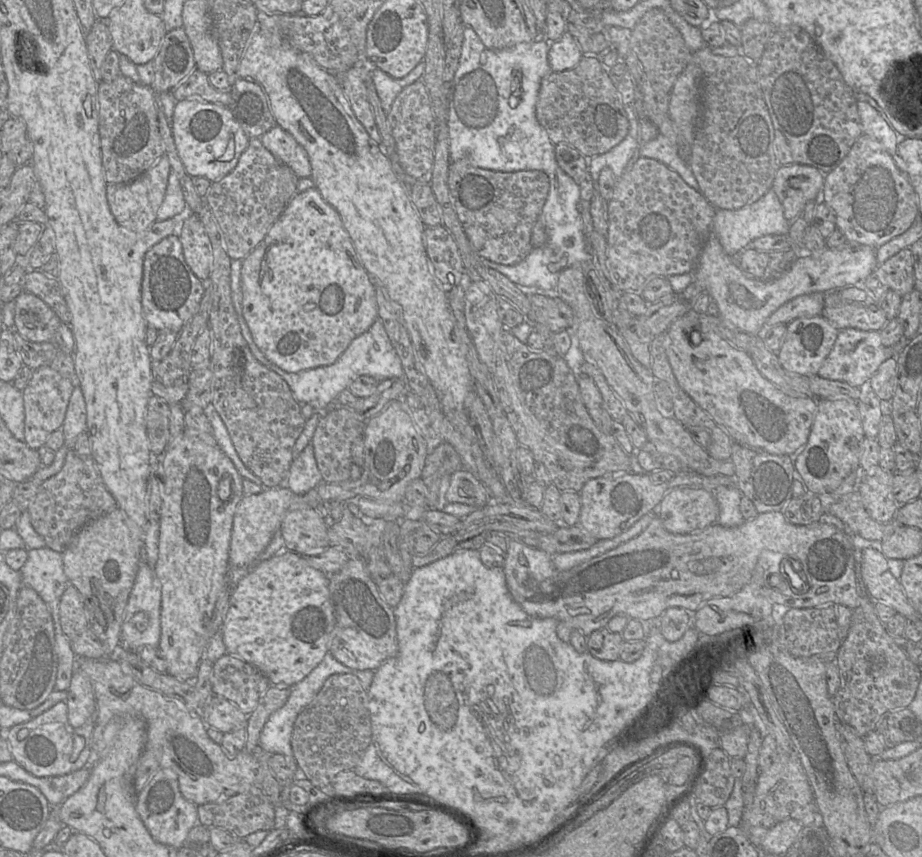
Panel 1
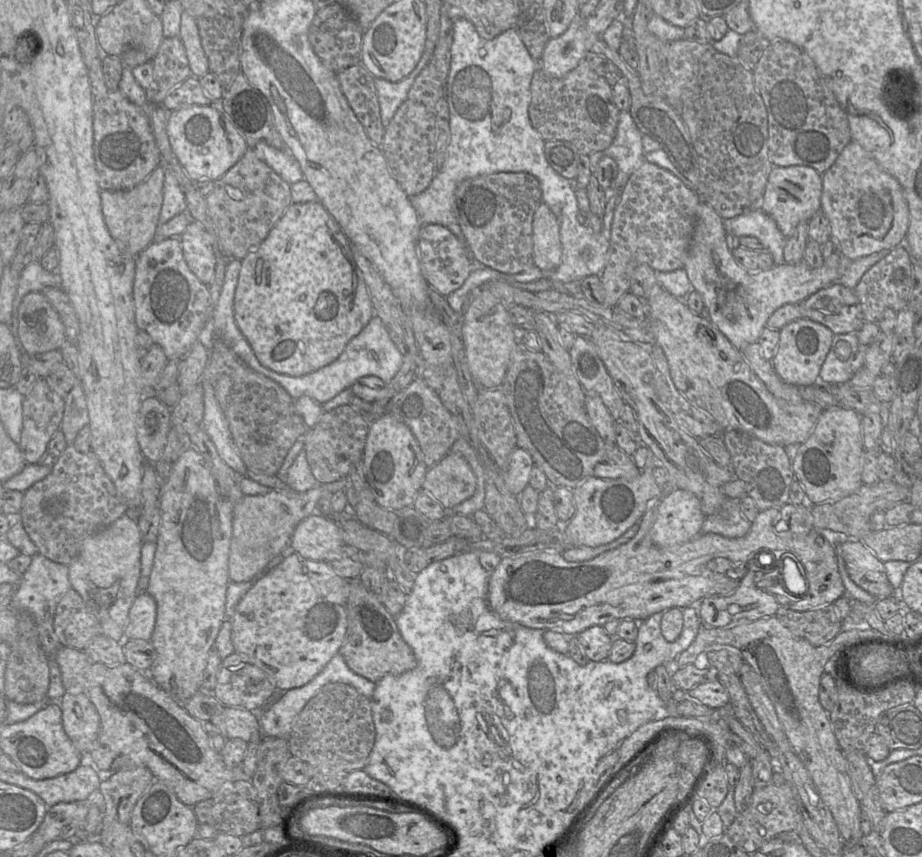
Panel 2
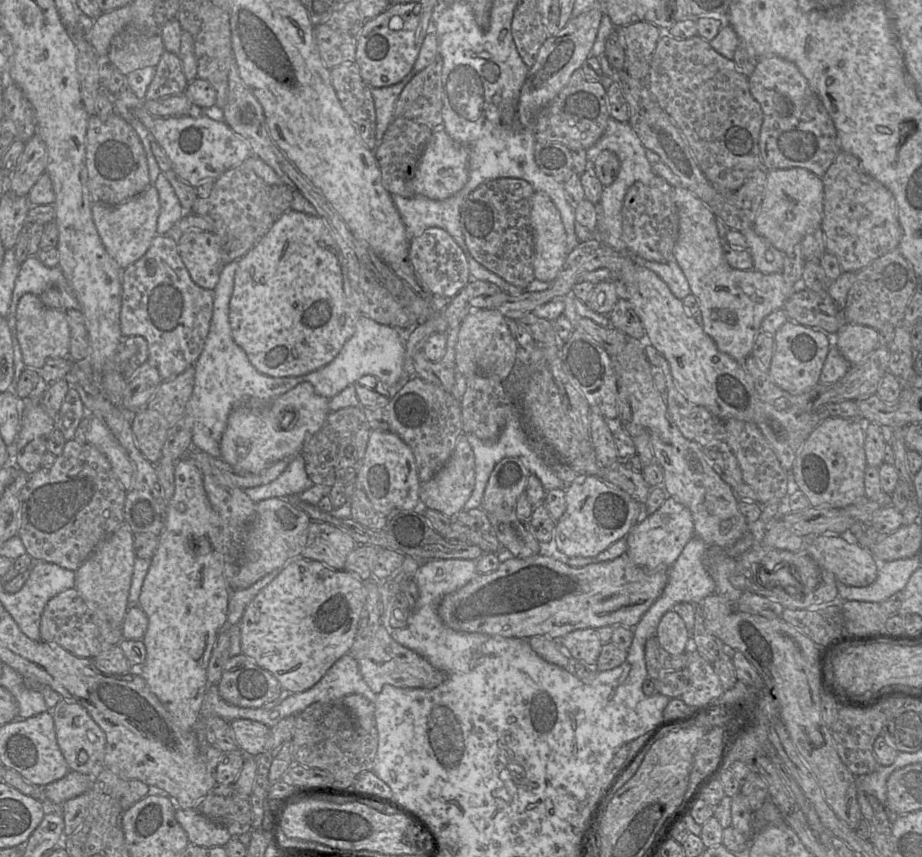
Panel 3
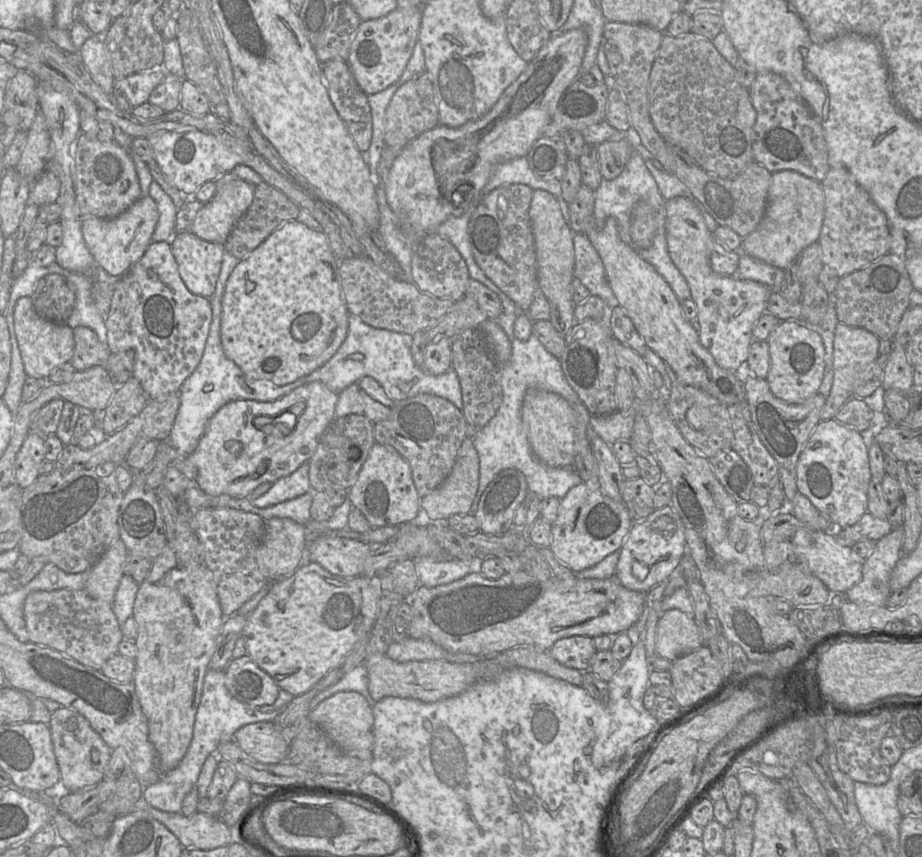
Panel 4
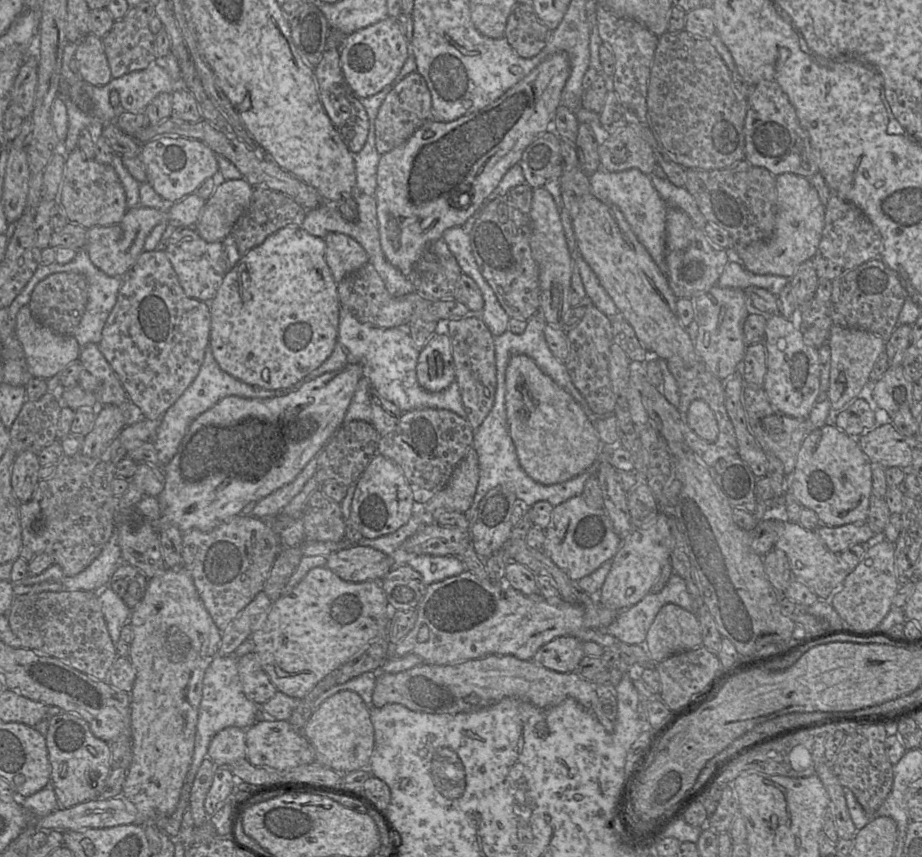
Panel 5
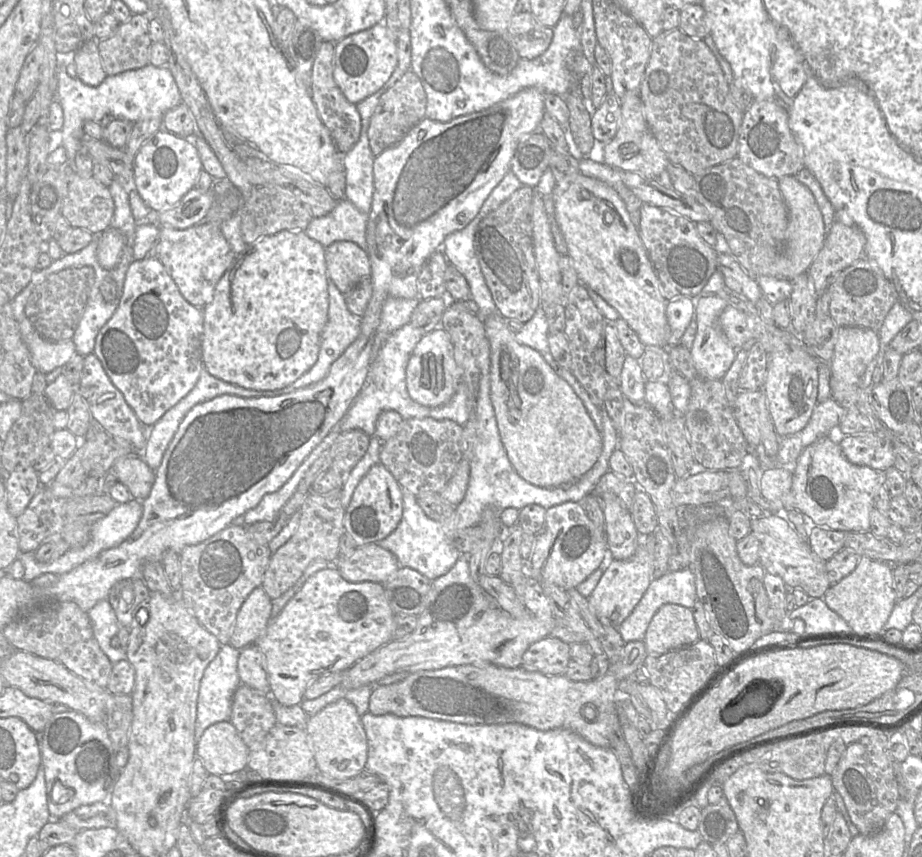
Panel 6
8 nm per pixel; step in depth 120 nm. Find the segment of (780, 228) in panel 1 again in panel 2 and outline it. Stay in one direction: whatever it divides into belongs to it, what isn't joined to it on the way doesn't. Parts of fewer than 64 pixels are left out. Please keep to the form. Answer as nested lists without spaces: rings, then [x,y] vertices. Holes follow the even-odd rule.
[[[759,207],[730,219],[723,219],[723,224],[726,234],[731,236],[733,245],[737,245],[737,238],[741,236],[756,237],[771,254],[775,266],[784,263],[783,251],[787,238],[775,220]]]

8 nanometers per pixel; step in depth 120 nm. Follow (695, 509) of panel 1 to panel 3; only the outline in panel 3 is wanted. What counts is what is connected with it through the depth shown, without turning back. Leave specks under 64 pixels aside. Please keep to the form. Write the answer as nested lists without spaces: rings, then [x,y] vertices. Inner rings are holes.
[[[668,497],[656,512],[642,516],[626,535],[626,553],[636,566],[647,572],[668,571],[693,536],[691,511],[674,498]]]

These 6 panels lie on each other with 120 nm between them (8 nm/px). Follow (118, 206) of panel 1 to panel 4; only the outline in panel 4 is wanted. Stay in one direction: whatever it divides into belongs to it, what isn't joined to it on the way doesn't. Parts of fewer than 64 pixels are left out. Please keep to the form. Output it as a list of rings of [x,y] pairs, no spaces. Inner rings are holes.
[[[149,195],[141,196],[130,208],[116,218],[101,219],[95,216],[82,218],[82,234],[97,266],[112,277],[120,278],[144,255],[151,243],[158,218],[155,201]]]

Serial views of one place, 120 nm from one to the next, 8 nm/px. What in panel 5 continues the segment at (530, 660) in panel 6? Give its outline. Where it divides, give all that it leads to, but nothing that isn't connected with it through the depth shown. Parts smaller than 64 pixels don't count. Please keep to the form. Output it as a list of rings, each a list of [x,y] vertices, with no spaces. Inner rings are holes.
[[[561,636],[543,645],[531,659],[547,669],[570,673],[585,657],[583,643],[573,636]]]

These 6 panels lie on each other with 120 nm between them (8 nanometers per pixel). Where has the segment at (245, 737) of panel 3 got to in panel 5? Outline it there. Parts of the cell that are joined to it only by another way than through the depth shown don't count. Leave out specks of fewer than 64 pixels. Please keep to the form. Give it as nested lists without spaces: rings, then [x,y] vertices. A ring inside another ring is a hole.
[[[258,719],[245,730],[245,736],[246,758],[256,767],[284,771],[315,761],[315,752],[302,730],[296,730],[288,721]]]

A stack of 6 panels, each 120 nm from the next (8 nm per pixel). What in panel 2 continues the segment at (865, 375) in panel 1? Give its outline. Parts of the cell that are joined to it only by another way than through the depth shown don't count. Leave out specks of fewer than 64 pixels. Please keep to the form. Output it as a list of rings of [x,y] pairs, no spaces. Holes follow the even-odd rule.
[[[855,332],[834,334],[831,348],[819,373],[820,383],[828,386],[847,383],[862,367],[867,348],[868,346],[859,343]],[[839,341],[845,341],[850,345],[850,356],[845,361],[839,360],[836,356]]]

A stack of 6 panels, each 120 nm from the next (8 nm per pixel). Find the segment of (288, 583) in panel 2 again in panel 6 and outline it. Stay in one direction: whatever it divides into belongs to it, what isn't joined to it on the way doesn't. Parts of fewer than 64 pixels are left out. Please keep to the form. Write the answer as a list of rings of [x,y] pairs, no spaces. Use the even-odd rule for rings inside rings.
[[[332,564],[309,577],[302,588],[289,600],[282,611],[271,618],[265,631],[256,641],[265,658],[271,699],[281,705],[300,705],[309,684],[319,677],[345,672],[356,662],[392,640],[395,614],[387,599],[383,584],[346,581]]]

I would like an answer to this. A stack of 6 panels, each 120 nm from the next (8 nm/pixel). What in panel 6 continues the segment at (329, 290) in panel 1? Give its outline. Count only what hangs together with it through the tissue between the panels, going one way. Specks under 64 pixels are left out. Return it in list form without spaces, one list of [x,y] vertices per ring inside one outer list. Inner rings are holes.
[[[284,230],[272,236],[263,237],[259,239],[257,242],[255,242],[254,244],[250,245],[241,256],[237,257],[237,259],[233,263],[232,269],[227,270],[225,274],[222,276],[222,278],[219,280],[219,282],[217,283],[210,303],[205,305],[204,308],[202,309],[203,335],[202,335],[202,342],[201,342],[201,352],[202,352],[203,366],[215,378],[236,386],[240,386],[245,389],[256,390],[256,391],[269,391],[269,390],[277,390],[277,389],[284,388],[290,385],[291,383],[293,383],[304,373],[306,373],[317,361],[319,348],[320,348],[321,334],[328,320],[328,306],[329,306],[328,275],[327,275],[326,261],[325,261],[325,248],[320,243],[309,238],[304,231]]]

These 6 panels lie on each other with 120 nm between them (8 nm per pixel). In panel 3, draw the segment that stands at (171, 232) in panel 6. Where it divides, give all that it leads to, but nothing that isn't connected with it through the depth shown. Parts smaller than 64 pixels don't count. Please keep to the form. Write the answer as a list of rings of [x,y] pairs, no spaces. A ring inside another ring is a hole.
[[[190,230],[180,235],[177,250],[193,282],[213,291],[222,268],[220,238],[213,232]]]

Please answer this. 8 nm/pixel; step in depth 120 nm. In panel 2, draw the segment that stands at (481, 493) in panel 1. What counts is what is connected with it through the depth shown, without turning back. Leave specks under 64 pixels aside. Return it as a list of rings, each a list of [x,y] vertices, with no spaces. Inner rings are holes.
[[[448,452],[440,462],[427,468],[421,489],[429,493],[444,509],[452,510],[474,494],[476,485],[476,476],[467,460],[459,453]]]

